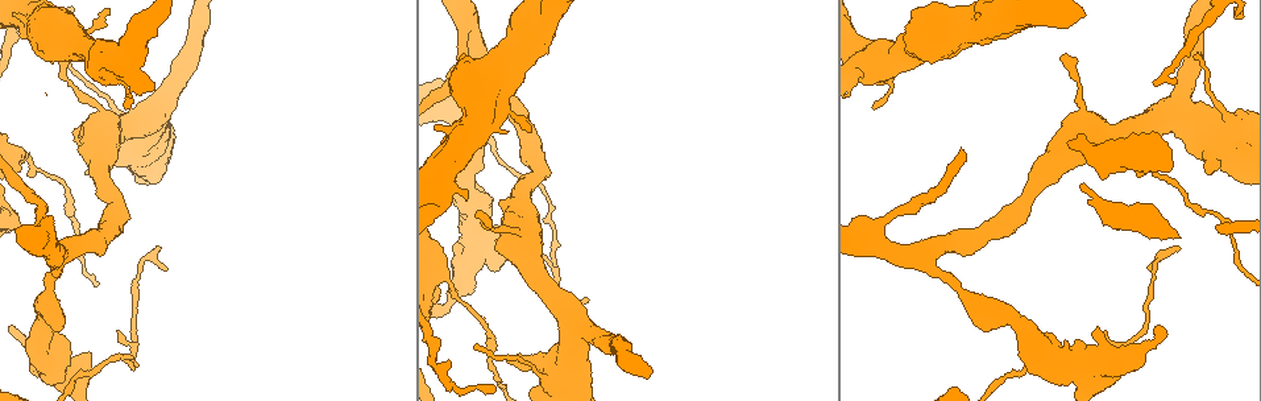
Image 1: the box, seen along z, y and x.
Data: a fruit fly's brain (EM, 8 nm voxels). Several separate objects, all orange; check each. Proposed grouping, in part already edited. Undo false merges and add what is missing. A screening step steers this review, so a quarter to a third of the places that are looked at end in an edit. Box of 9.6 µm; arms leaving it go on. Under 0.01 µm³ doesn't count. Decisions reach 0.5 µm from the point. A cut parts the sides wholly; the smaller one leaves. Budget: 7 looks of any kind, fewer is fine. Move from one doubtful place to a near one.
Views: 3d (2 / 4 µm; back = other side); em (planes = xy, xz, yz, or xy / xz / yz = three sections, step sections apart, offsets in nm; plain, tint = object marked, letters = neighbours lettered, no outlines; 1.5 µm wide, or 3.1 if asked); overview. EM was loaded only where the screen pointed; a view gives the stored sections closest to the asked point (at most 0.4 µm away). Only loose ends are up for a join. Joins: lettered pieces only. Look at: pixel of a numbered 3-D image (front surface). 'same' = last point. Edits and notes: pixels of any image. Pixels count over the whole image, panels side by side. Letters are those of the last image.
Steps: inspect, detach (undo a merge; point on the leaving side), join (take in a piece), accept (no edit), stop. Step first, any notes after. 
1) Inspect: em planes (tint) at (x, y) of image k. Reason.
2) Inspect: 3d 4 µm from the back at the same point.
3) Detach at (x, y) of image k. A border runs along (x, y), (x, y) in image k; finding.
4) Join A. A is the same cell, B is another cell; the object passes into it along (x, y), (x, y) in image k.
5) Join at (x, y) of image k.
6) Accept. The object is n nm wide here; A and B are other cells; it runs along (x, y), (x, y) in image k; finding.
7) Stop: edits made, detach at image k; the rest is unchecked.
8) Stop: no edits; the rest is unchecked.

Inspect: em yz step 4 (letters) at (1119, 227) of image 1. Free end.

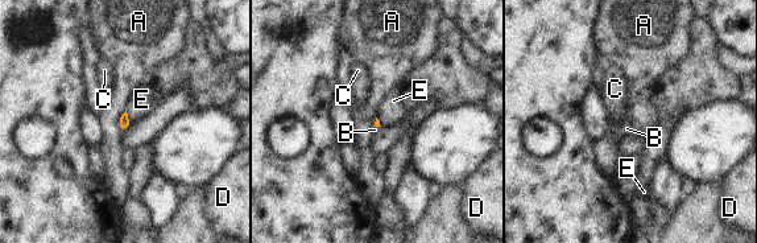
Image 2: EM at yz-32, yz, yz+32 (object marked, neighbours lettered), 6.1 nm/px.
Inspect: em planes (letters) at the same point. Cut it another way.

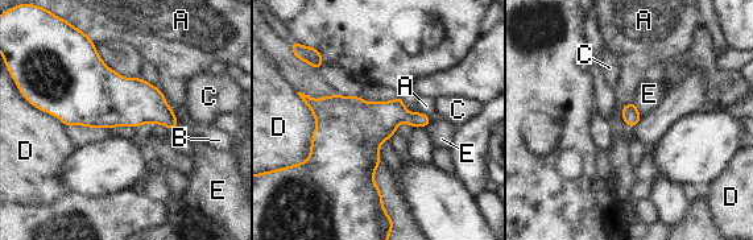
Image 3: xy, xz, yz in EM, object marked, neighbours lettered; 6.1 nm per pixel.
Join B. The object is 340 nm wide here; B is the same cell, A, C, D and E are other cells; the object passes into it along (143, 103), (177, 124), (215, 137) in image 3; the neuron continues.

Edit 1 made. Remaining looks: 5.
Inspect: overview. See it whole again.

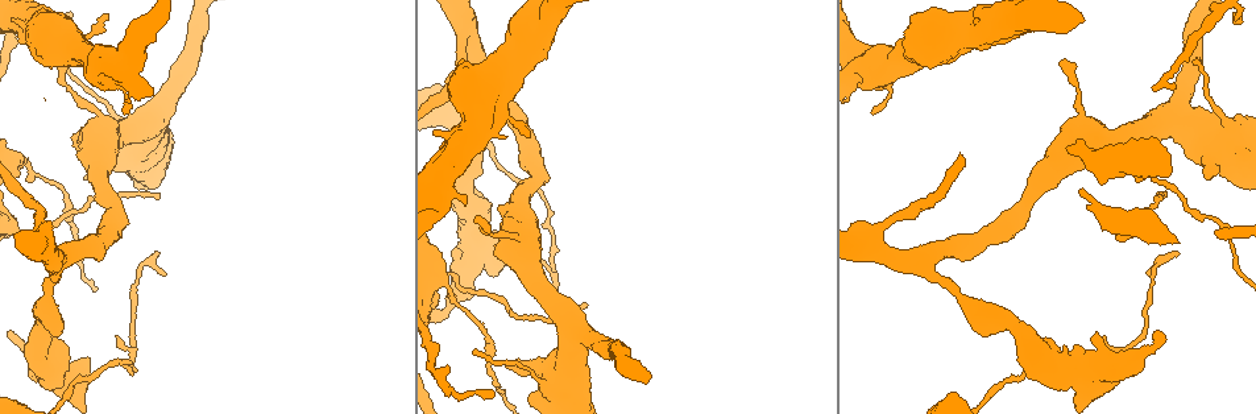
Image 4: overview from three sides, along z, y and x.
Inspect: 3d 2 µm at (159, 196) of image 4.

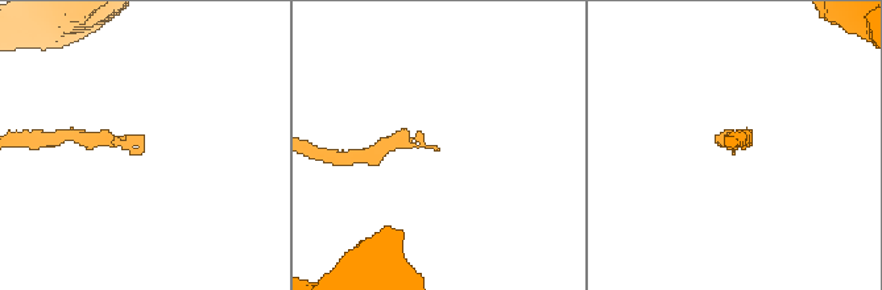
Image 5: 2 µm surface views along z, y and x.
Inspect: em planes (plain) at (143, 151) of image 5.

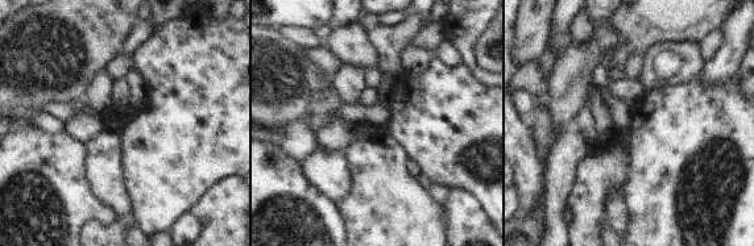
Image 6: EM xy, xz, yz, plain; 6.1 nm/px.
Inspect: em planes (letters) at the same point.

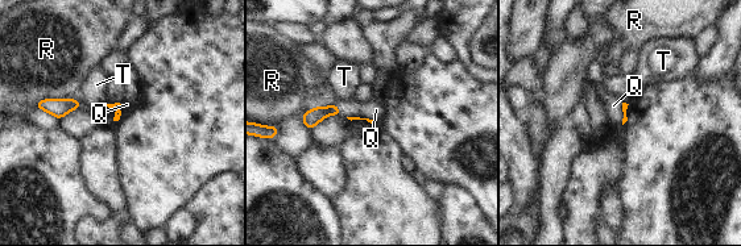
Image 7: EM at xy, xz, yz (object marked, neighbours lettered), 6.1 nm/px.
Join Q. Q is the same cell, R and T are other cells; the object passes into it along (311, 117), (339, 109), (376, 109) in image 7; the neuron continues.

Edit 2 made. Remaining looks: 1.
Stop: edits made, join at image 3, join at image 7; the rest is unchecked.

